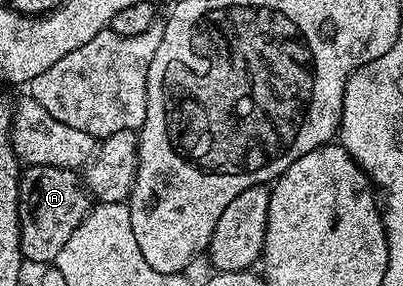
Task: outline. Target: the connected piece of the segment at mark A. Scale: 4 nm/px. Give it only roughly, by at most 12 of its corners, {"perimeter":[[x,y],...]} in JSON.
{"perimeter":[[73,169],[18,174],[23,258],[49,266],[92,208]]}

